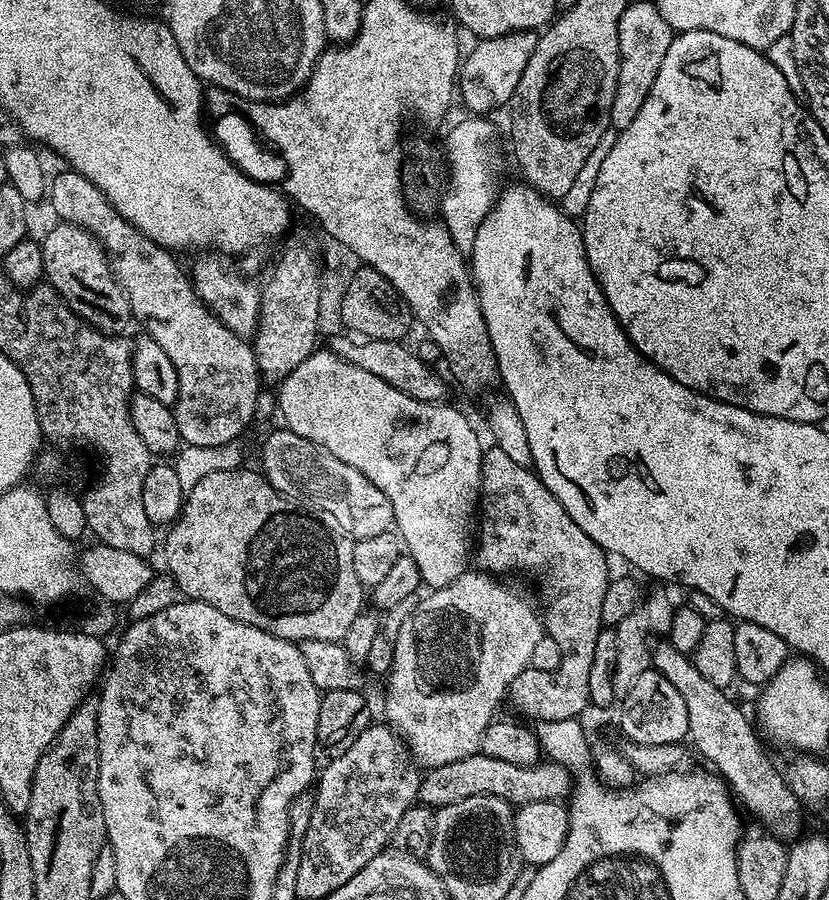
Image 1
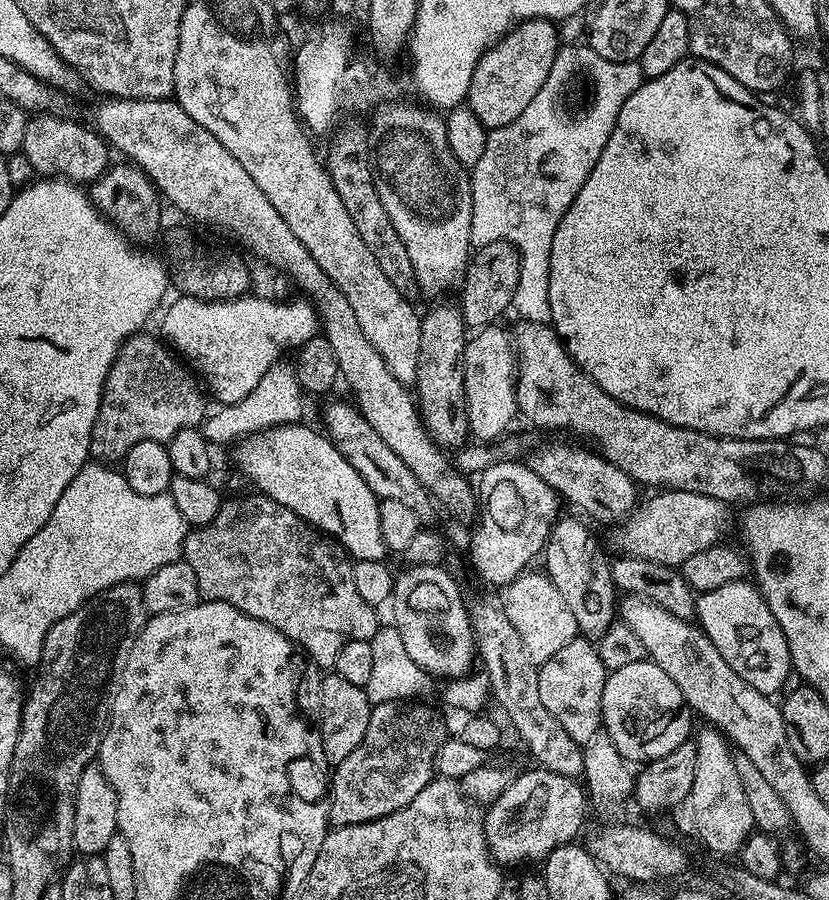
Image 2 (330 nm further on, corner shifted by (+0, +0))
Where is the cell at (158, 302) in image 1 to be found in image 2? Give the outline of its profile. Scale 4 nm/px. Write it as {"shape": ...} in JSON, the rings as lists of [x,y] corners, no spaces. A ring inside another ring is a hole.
{"shape":[[[52,112],[33,115],[26,126],[26,135],[22,137],[20,151],[30,158],[30,166],[34,166],[37,177],[59,178],[87,186],[110,166],[109,144],[87,123],[79,124],[76,120],[56,115]]]}

